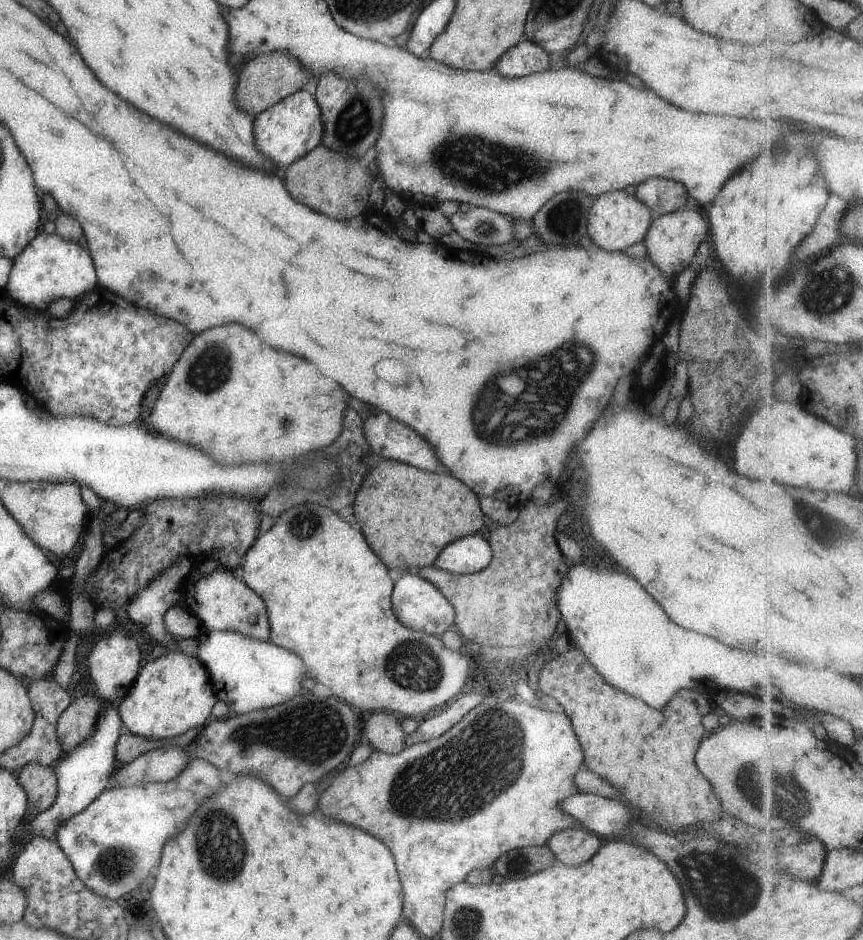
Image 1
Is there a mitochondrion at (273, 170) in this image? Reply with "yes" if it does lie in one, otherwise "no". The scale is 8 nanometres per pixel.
no

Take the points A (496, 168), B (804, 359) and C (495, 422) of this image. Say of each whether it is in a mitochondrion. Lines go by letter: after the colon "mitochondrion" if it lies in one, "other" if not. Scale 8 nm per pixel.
A: mitochondrion
B: other
C: mitochondrion

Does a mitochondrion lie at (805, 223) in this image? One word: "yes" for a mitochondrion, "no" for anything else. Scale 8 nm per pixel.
no

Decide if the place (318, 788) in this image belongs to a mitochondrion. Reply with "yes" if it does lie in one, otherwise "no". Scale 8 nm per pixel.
no

